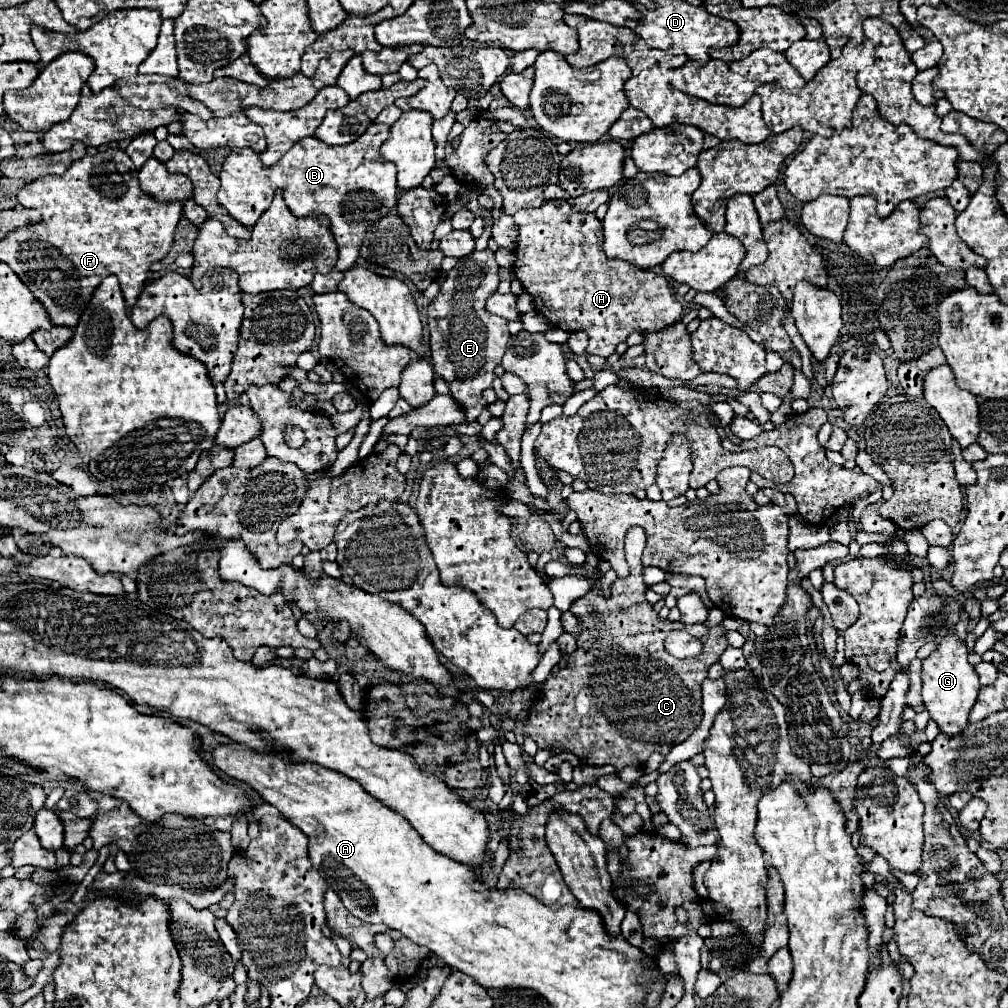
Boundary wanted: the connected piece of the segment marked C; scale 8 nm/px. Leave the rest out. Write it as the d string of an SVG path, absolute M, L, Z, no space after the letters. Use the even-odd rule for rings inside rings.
M637 544L637 552L633 552L633 572L623 580L617 578L611 584L611 596L607 598L599 590L603 574L597 570L597 556L587 554L587 560L583 564L587 572L583 574L583 578L593 588L583 598L577 598L569 608L579 620L579 634L575 636L577 648L567 656L567 666L545 680L535 706L527 714L527 722L523 728L523 732L539 744L539 748L553 748L555 752L567 750L579 758L587 758L587 764L611 764L617 770L625 766L641 768L653 752L669 754L675 744L687 740L699 726L703 716L701 682L707 678L709 666L719 662L719 656L729 646L725 628L723 624L717 624L709 630L707 624L685 626L683 622L671 622L667 618L661 620L653 606L645 600L647 586L643 582L641 548L643 546ZM671 628L687 628L689 634L699 634L703 652L695 658L685 660L667 654L663 648L663 640Z

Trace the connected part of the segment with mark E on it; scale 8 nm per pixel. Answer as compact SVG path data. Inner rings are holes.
M473 250L469 256L463 256L457 260L457 266L449 270L445 282L441 284L439 296L429 304L429 332L431 332L431 358L433 358L433 368L435 372L449 382L451 386L451 396L467 410L467 420L473 422L481 410L487 406L487 402L481 398L481 392L489 388L495 380L495 366L501 364L501 358L505 354L507 342L511 338L507 330L507 320L493 316L485 310L485 300L491 292L497 290L499 284L499 266L495 262L495 254L487 250Z

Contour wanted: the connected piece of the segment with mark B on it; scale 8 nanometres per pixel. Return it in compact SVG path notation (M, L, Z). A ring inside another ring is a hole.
M379 128L377 134L357 138L345 146L327 146L313 136L307 136L303 138L303 144L293 144L287 154L269 168L261 166L261 160L251 148L235 148L223 162L217 200L237 222L253 226L261 212L269 208L275 190L281 188L285 204L295 216L327 216L331 220L331 234L339 248L335 268L341 272L349 270L359 256L367 228L387 216L397 202L397 168L395 164L381 160L379 152L387 136L389 130Z

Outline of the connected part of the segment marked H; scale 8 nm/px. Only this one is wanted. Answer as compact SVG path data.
M545 200L543 206L539 208L523 208L523 210L517 210L517 214L513 216L517 228L519 228L519 240L517 240L517 260L515 260L515 266L513 266L513 272L517 276L517 280L523 284L523 288L533 296L533 302L535 302L535 308L537 312L541 312L555 328L561 328L565 332L587 332L589 336L589 348L587 352L589 354L597 354L597 356L609 356L615 352L617 344L623 342L627 338L629 332L647 332L647 330L659 330L659 328L665 328L669 324L675 324L681 316L683 316L683 306L681 302L675 298L675 292L669 284L669 280L663 276L663 274L657 274L653 270L639 270L635 268L633 264L627 264L625 260L615 260L615 258L607 258L603 248L601 248L601 242L603 242L603 224L601 220L593 214L593 212L575 212L571 202L569 200Z

